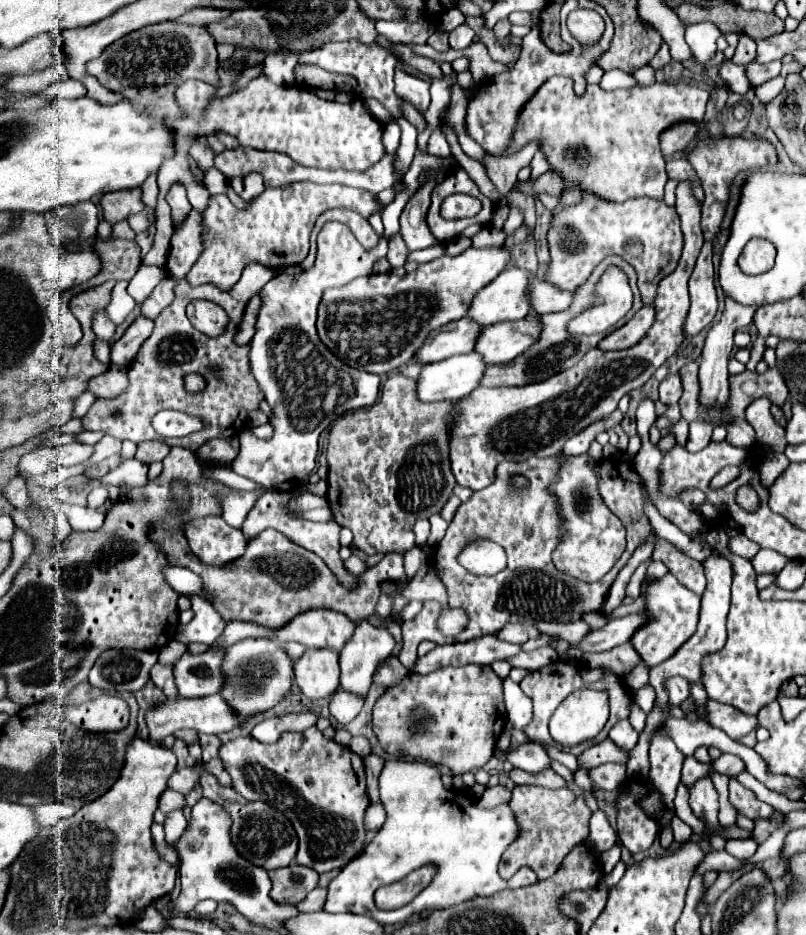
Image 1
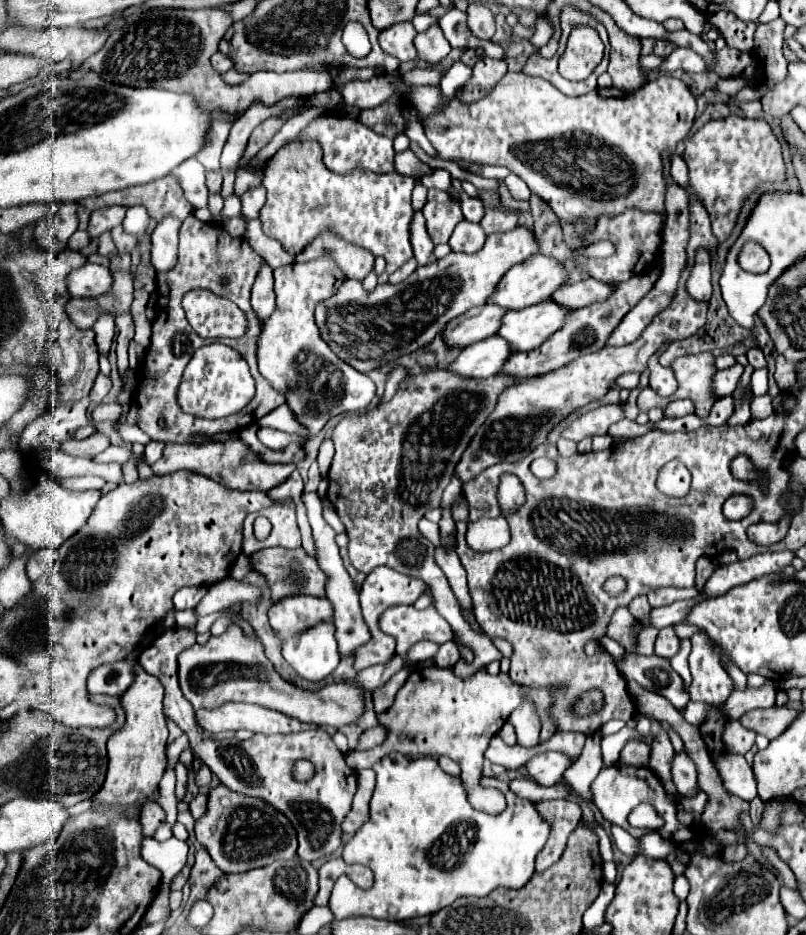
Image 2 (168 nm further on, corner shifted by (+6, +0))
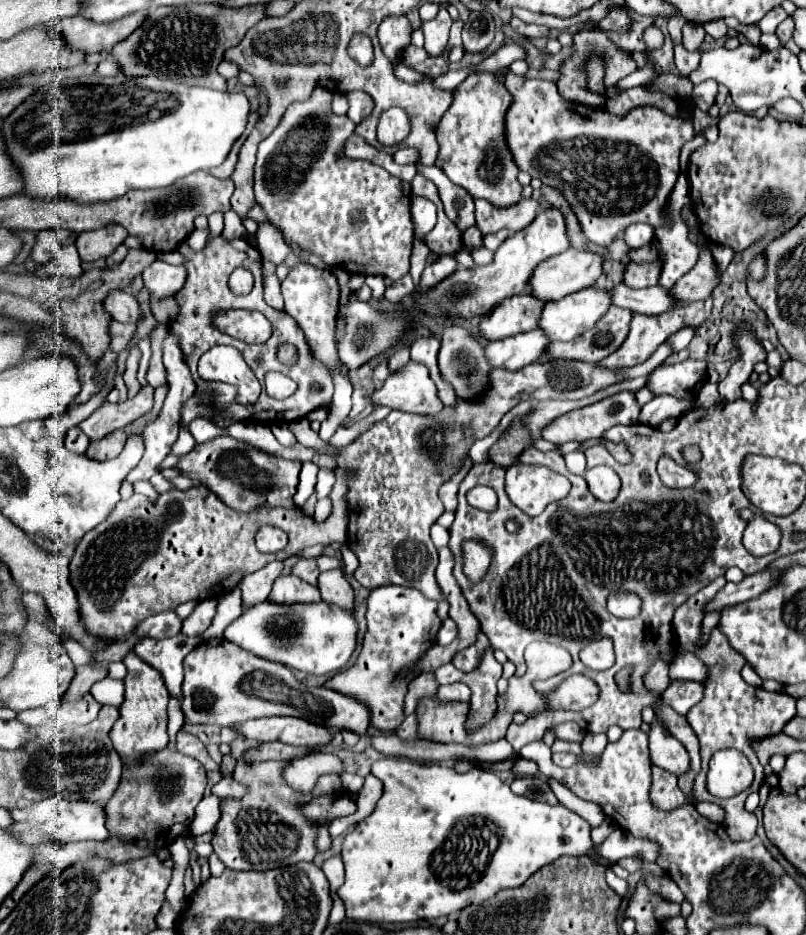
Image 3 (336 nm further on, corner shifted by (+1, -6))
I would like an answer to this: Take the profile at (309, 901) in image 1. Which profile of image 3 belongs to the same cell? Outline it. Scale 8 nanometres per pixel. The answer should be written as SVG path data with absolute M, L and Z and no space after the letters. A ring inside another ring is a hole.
M341 855L329 857L329 859L321 865L321 869L323 869L323 873L325 873L327 879L329 879L330 889L337 891L337 889L343 885L343 875L345 875Z

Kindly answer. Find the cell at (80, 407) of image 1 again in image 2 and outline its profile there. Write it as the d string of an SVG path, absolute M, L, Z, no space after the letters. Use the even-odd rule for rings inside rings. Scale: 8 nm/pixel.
M98 373L96 383L94 383L94 387L92 387L90 395L88 395L88 397L90 397L90 403L100 403L100 401L108 395L110 387L112 387L110 377L108 377L108 375L104 375L104 373Z

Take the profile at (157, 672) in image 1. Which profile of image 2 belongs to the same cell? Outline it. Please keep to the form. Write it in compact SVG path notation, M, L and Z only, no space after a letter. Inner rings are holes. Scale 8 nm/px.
M174 627L164 631L150 647L146 647L140 657L138 663L142 665L142 669L154 677L160 679L160 683L164 685L164 713L168 719L172 719L190 739L190 747L194 751L194 755L206 763L210 767L210 771L220 779L220 783L228 785L228 789L242 793L242 795L252 795L258 797L270 805L274 805L280 813L284 813L290 823L294 825L296 833L298 833L298 857L302 861L320 861L330 857L340 845L342 845L342 821L348 815L350 807L352 807L352 799L358 787L358 771L352 769L350 765L346 765L344 761L344 753L334 745L334 741L330 739L330 735L324 729L318 731L298 731L298 733L286 733L286 735L254 735L248 741L238 741L238 739L222 739L222 741L214 741L208 735L204 735L204 729L196 723L196 715L194 715L194 707L184 699L180 687L178 687L178 675L176 675L176 657L184 651L190 649L196 643L196 633L192 629L182 629L182 627ZM306 759L310 763L314 763L314 777L310 781L296 781L292 775L294 763Z

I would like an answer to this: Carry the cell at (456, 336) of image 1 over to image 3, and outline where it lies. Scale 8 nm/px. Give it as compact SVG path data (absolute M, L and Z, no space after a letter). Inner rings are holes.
M531 293L513 295L511 299L505 299L493 311L481 321L481 335L489 341L505 339L523 331L537 329L539 325L539 313L543 313L541 299L535 299Z

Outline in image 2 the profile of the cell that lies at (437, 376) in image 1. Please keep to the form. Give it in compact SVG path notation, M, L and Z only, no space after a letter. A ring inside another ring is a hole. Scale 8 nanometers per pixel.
M494 335L462 349L460 355L448 365L448 371L466 379L492 377L500 371L508 355L510 355L508 343L502 337Z

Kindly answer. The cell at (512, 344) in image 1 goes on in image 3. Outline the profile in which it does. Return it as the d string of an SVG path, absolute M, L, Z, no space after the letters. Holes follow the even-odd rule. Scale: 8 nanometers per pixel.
M587 287L559 301L549 301L539 327L551 341L571 341L595 327L611 305L611 289Z

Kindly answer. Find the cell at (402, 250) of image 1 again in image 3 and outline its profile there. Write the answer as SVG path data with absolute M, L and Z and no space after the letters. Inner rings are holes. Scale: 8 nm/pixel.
M317 87L311 93L311 99L291 103L279 127L259 143L253 175L255 201L267 213L271 223L283 231L283 237L295 255L299 255L301 249L311 249L311 253L319 255L327 265L335 265L349 273L401 279L409 273L413 251L411 185L373 163L339 159L339 151L343 151L343 143L355 131L355 123L347 115L335 115L331 111L331 101L333 93L325 87Z

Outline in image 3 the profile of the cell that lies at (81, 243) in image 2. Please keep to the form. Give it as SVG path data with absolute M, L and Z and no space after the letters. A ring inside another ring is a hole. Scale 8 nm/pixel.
M75 245L69 247L61 247L55 255L55 259L51 259L45 265L39 265L35 269L35 275L39 277L79 277L83 273L81 269L81 259L79 253L75 249Z

